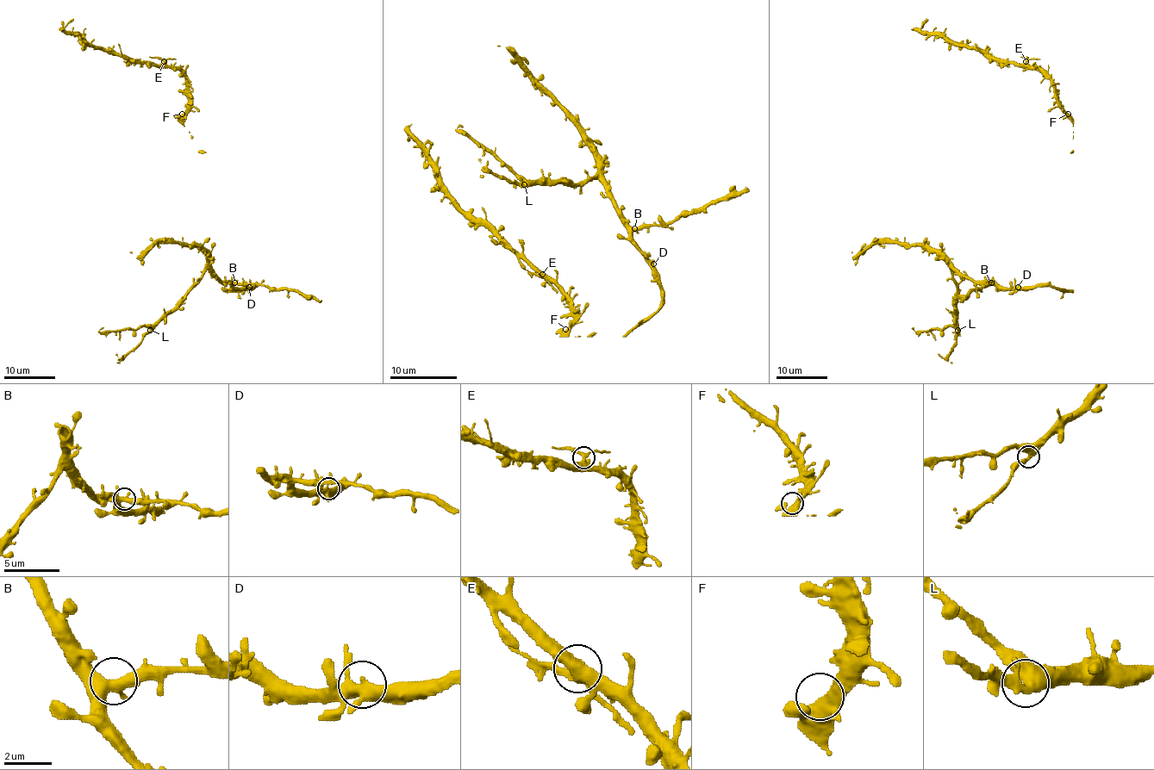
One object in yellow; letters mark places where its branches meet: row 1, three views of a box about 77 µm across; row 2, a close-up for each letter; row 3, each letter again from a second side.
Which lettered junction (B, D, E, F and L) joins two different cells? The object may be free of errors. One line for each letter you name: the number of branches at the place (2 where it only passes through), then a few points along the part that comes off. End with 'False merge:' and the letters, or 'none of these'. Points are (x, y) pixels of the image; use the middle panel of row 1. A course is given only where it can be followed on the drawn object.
E: 4 | (542, 274), (558, 292)
False merge: E

